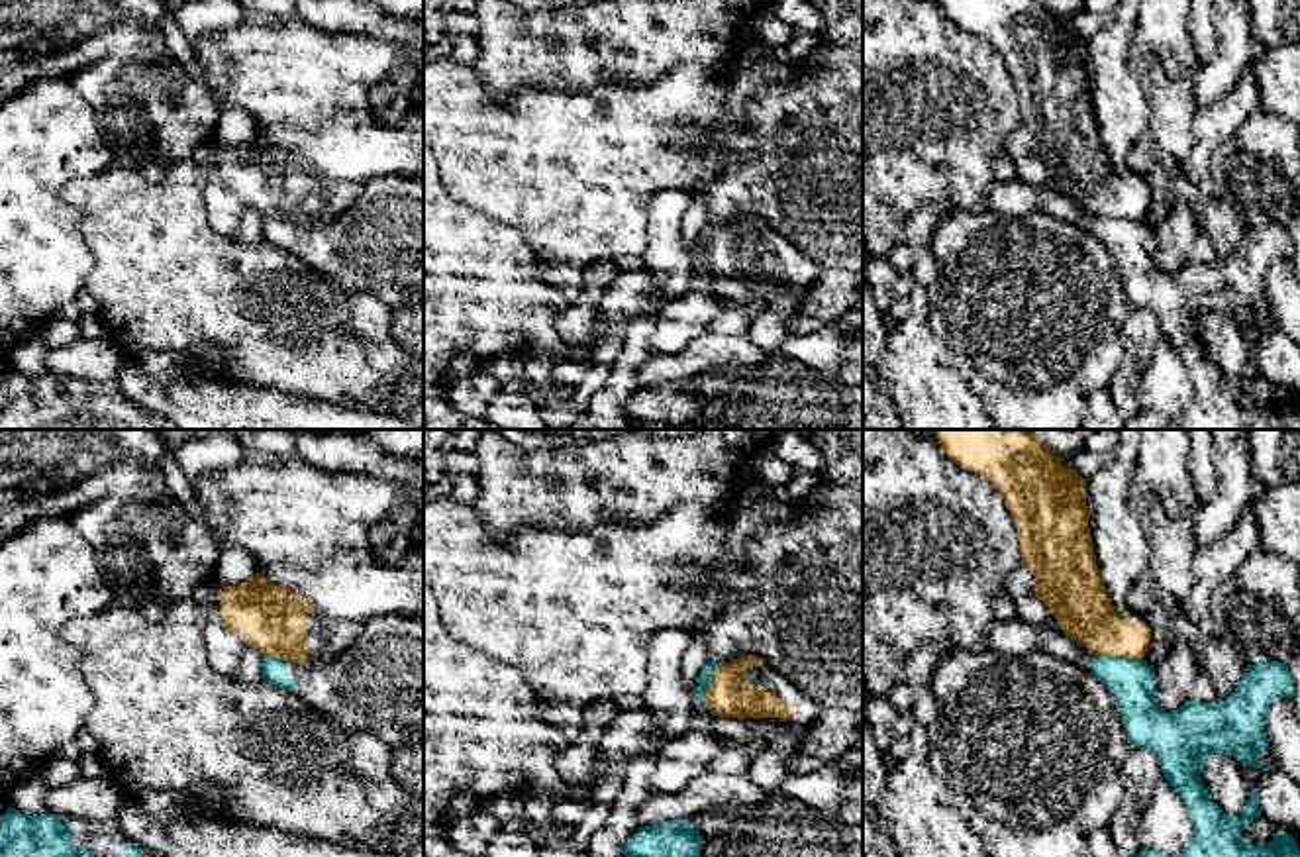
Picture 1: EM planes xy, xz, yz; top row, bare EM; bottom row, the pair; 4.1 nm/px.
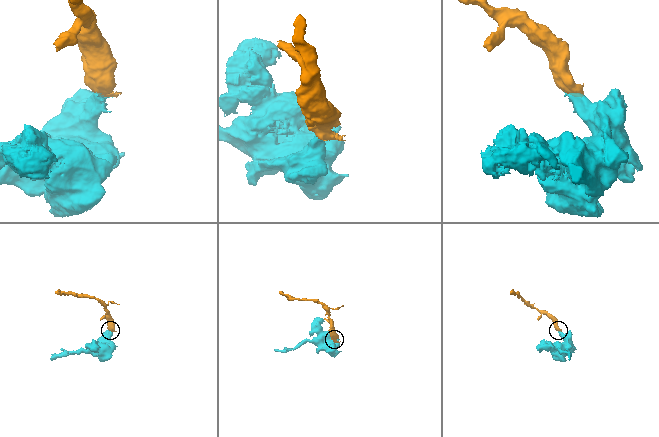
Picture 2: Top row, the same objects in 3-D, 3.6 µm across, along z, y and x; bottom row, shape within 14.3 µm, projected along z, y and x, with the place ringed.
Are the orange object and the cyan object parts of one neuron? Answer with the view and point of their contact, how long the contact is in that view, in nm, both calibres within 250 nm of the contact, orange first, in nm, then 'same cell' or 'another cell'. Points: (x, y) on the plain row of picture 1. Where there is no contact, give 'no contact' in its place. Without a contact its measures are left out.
yz (1118, 216) | 190 nm | 240/190 nm | another cell

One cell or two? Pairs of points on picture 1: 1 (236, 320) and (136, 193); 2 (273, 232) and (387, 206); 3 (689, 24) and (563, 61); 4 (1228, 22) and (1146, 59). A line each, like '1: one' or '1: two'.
1: one
2: one
3: one
4: two

